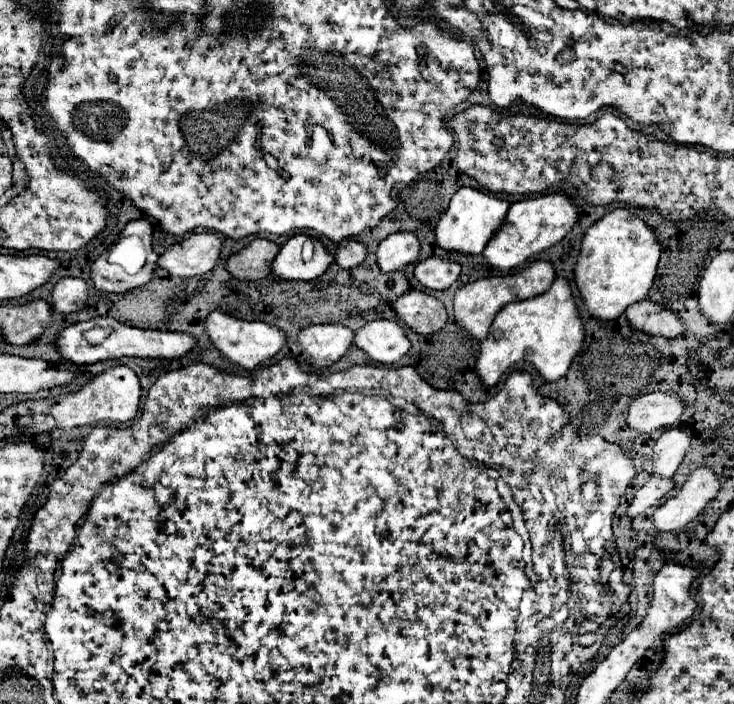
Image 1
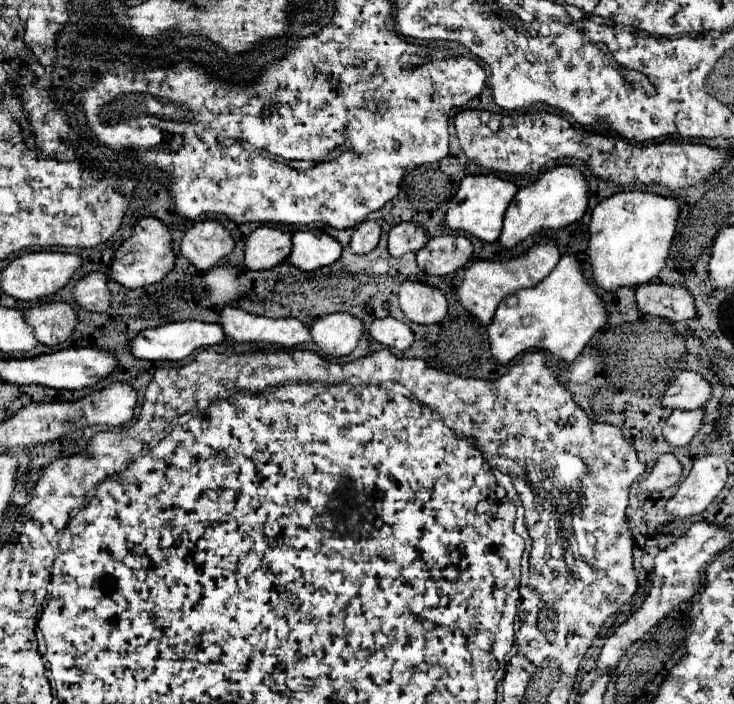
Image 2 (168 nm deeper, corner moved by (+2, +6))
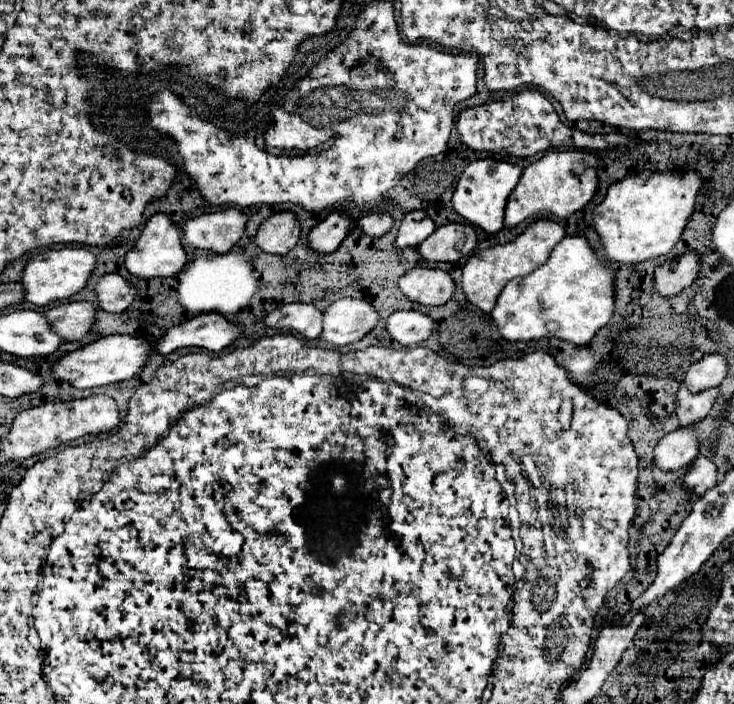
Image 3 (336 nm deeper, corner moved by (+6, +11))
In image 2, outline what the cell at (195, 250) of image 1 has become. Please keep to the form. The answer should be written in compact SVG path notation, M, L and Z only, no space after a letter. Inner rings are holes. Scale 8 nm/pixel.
M216 221L194 223L180 241L180 253L200 271L214 267L234 247L230 231Z

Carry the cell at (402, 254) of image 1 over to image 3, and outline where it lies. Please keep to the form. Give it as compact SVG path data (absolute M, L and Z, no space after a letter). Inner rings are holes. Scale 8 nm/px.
M414 210L408 212L402 218L398 236L396 236L396 246L406 248L406 246L418 246L422 240L426 240L432 232L436 230L432 218L424 210Z

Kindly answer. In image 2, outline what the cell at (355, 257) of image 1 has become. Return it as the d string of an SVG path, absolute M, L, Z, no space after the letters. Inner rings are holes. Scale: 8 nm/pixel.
M364 221L352 235L352 241L350 241L350 251L360 255L360 253L368 253L376 247L378 239L380 239L380 225L374 223L374 221Z

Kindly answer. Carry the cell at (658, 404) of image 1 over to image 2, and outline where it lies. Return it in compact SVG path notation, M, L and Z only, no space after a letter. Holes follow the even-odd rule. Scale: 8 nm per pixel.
M682 371L674 381L666 385L664 397L660 399L662 407L668 409L700 409L712 395L710 383L694 371Z

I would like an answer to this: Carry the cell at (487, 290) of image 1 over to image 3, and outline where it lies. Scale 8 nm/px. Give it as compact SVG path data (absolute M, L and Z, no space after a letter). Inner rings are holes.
M538 218L536 222L532 222L520 236L516 236L512 242L508 244L498 244L498 246L490 246L486 250L476 250L464 270L462 270L462 290L468 298L468 302L472 302L474 306L478 306L482 312L492 312L498 294L502 292L502 288L516 276L526 276L530 274L534 268L538 268L542 262L548 260L552 248L566 236L566 230L550 218Z

